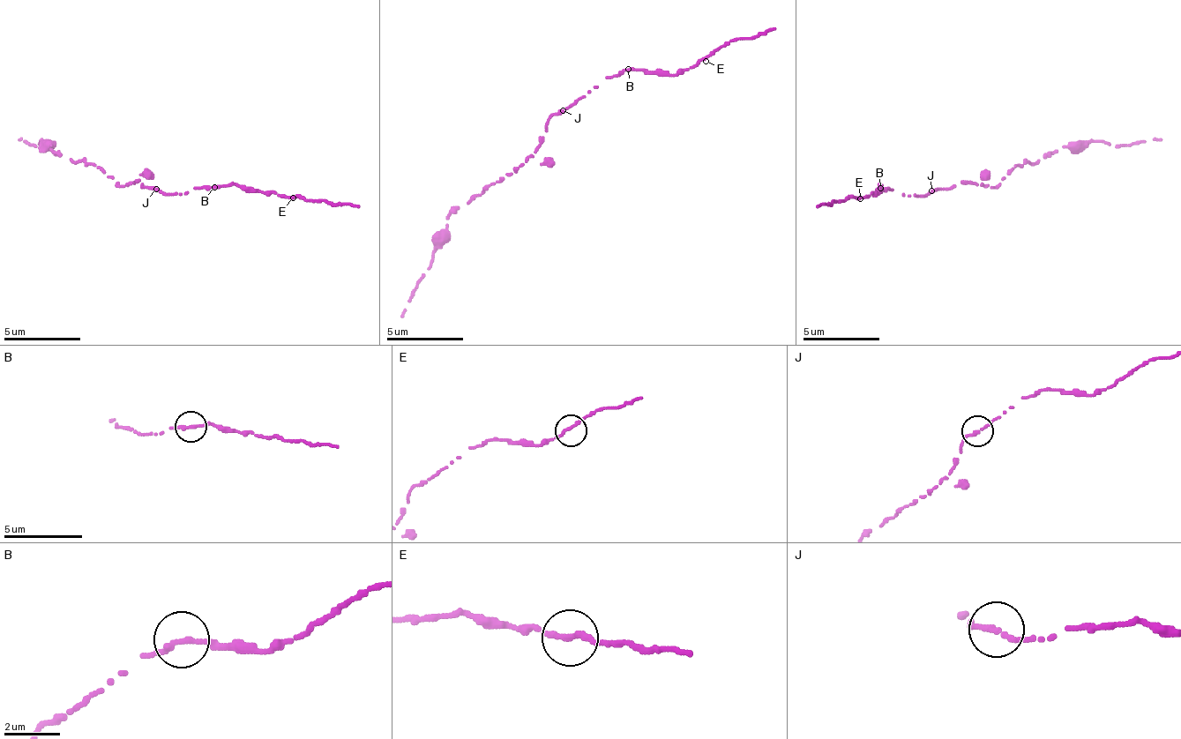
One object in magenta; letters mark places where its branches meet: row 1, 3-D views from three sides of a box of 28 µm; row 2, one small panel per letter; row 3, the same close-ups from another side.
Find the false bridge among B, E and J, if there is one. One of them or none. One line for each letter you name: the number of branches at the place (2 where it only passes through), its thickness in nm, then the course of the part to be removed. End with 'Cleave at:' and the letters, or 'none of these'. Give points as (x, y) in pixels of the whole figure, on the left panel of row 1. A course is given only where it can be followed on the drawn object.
J: branches 2; calibre 190 nm; course (157, 188), (143, 188), (137, 181), (121, 185), (52, 148), (49, 141), (29, 145), (19, 138)
Cleave at: J

